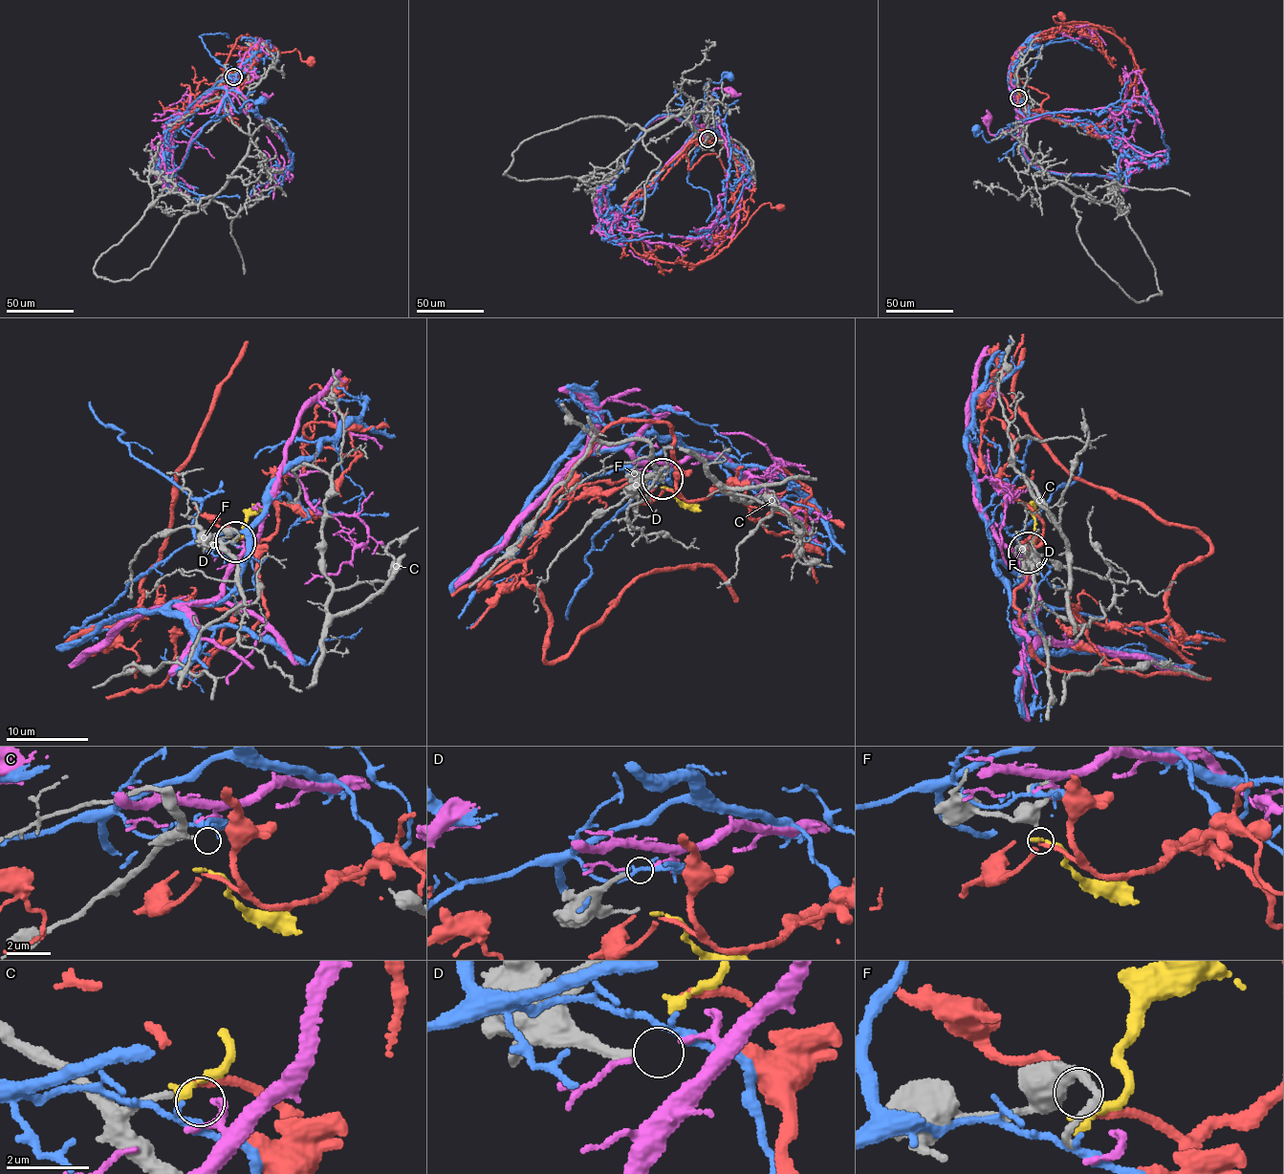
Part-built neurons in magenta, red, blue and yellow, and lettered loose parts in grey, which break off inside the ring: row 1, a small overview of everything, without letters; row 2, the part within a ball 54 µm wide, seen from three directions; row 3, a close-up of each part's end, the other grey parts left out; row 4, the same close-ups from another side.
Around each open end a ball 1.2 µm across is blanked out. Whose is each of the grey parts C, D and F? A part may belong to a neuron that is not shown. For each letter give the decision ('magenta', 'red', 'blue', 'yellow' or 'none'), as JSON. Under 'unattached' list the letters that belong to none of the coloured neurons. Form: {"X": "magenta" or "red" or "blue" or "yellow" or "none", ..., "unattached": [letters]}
{"C": "none", "D": "none", "F": "red", "unattached": ["C", "D"]}

